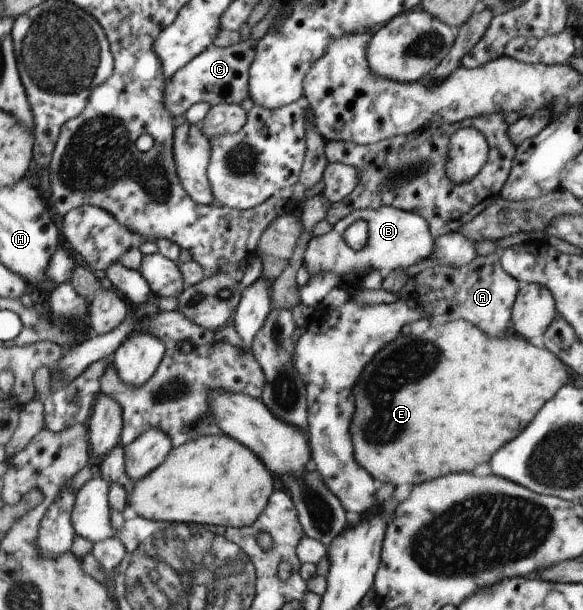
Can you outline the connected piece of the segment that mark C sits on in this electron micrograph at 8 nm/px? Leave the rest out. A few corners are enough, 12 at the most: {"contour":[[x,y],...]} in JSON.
{"contour":[[257,42],[211,45],[166,80],[175,116],[239,105]]}

